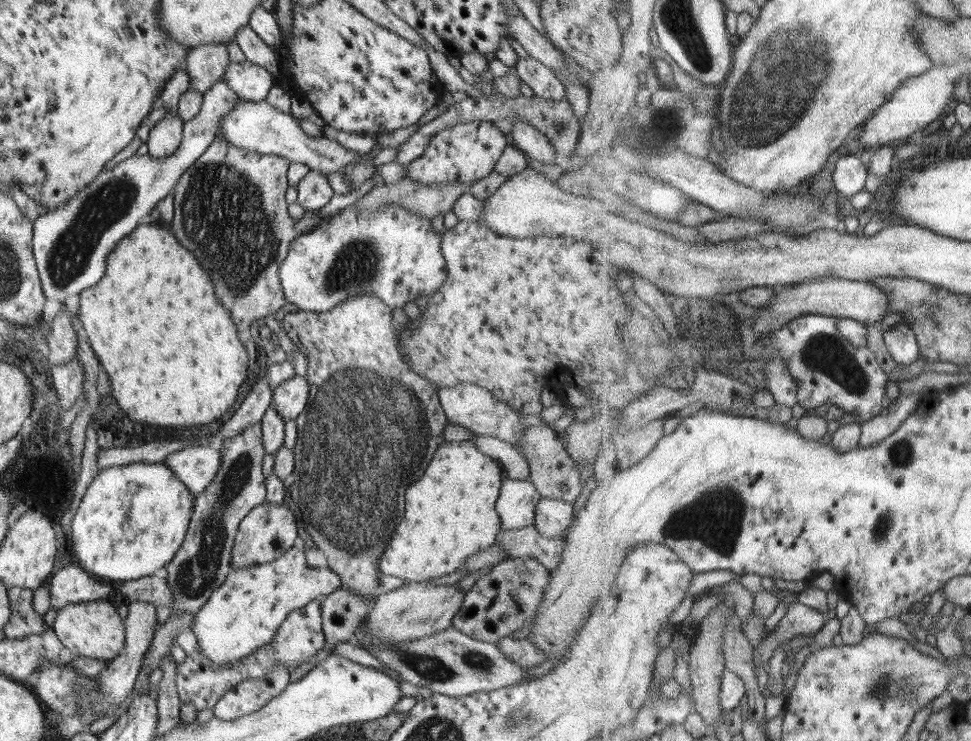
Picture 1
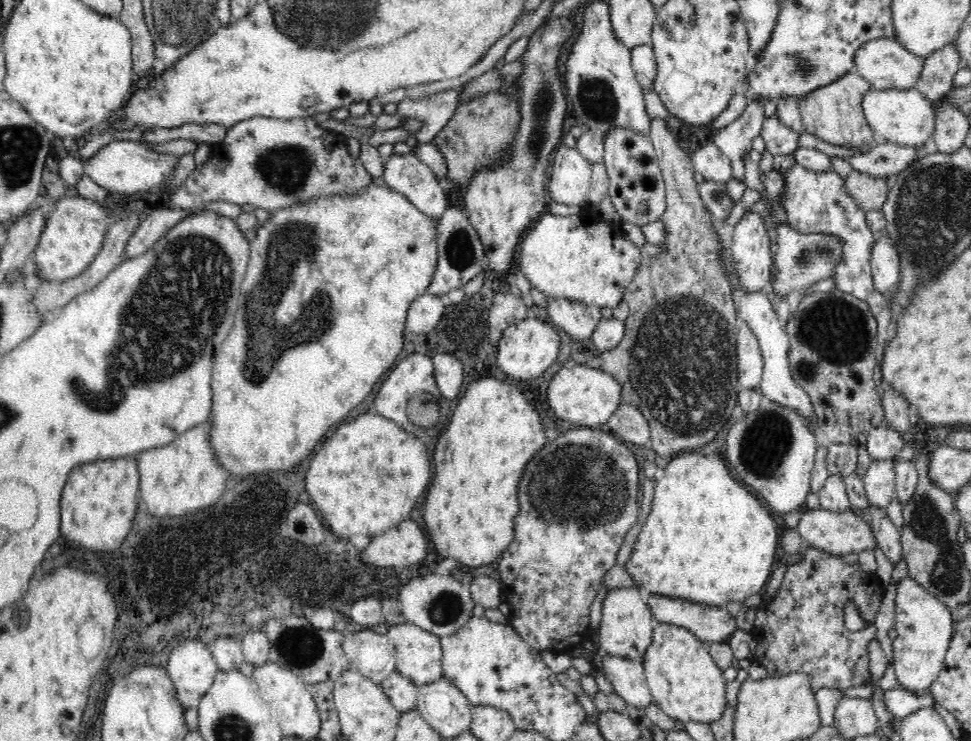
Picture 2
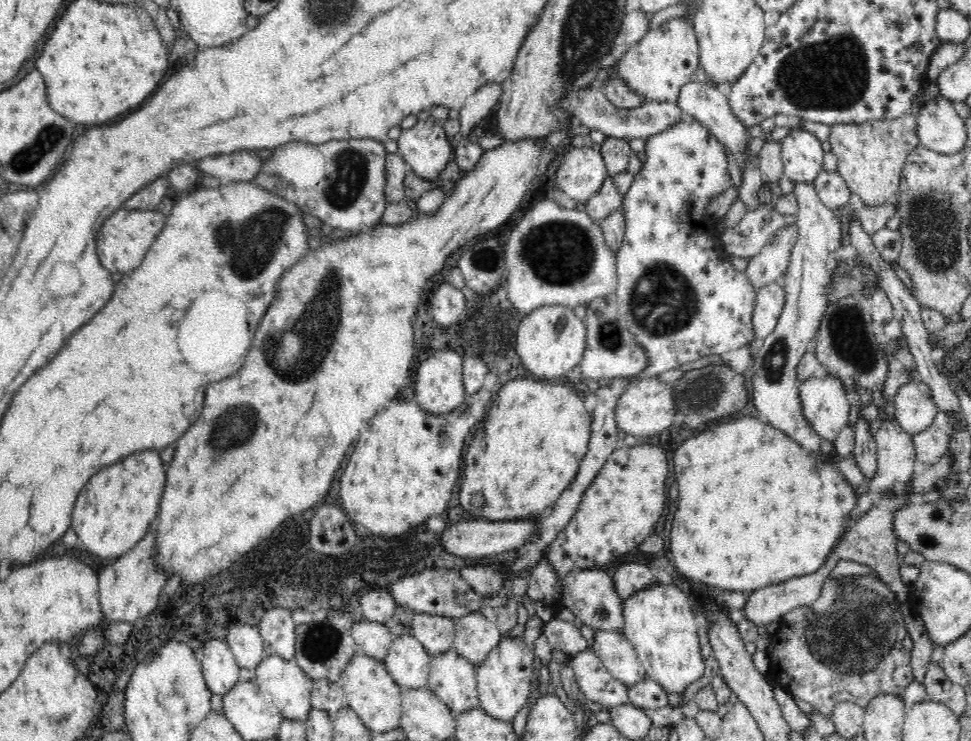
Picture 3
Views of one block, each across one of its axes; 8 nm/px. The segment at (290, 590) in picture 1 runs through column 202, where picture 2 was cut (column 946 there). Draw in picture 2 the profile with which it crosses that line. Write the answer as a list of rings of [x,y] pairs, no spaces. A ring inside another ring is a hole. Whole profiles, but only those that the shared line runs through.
[[[908,575],[896,582],[895,600],[893,628],[898,636],[892,640],[892,646],[896,680],[901,683],[901,688],[921,695],[929,692],[944,666],[944,658],[955,633],[955,623],[949,607]]]

